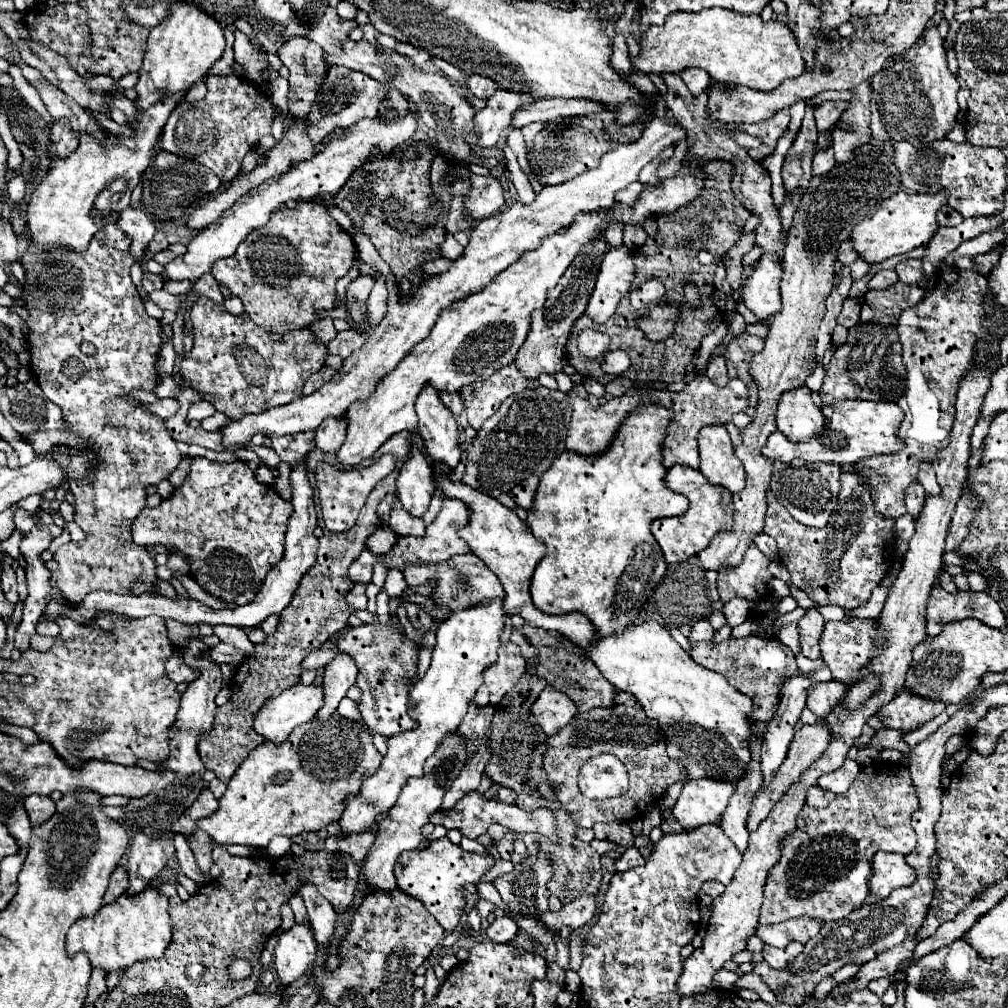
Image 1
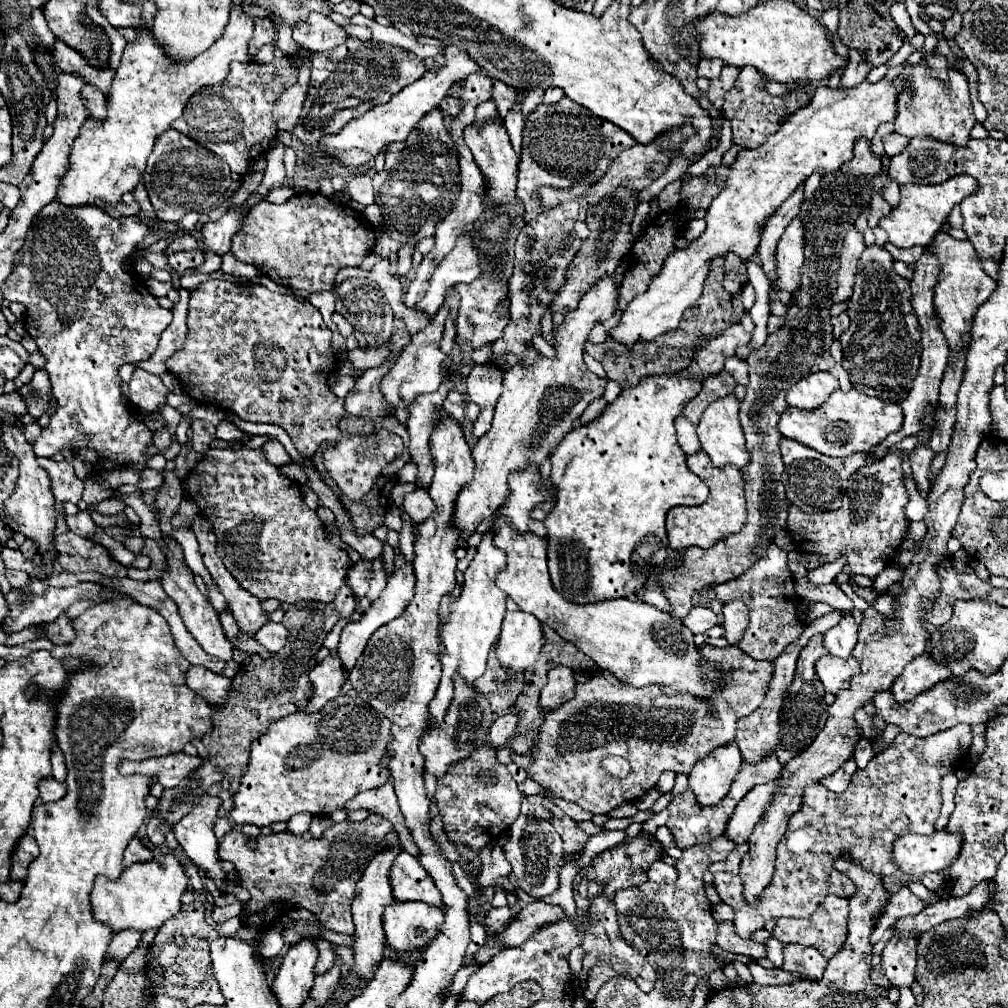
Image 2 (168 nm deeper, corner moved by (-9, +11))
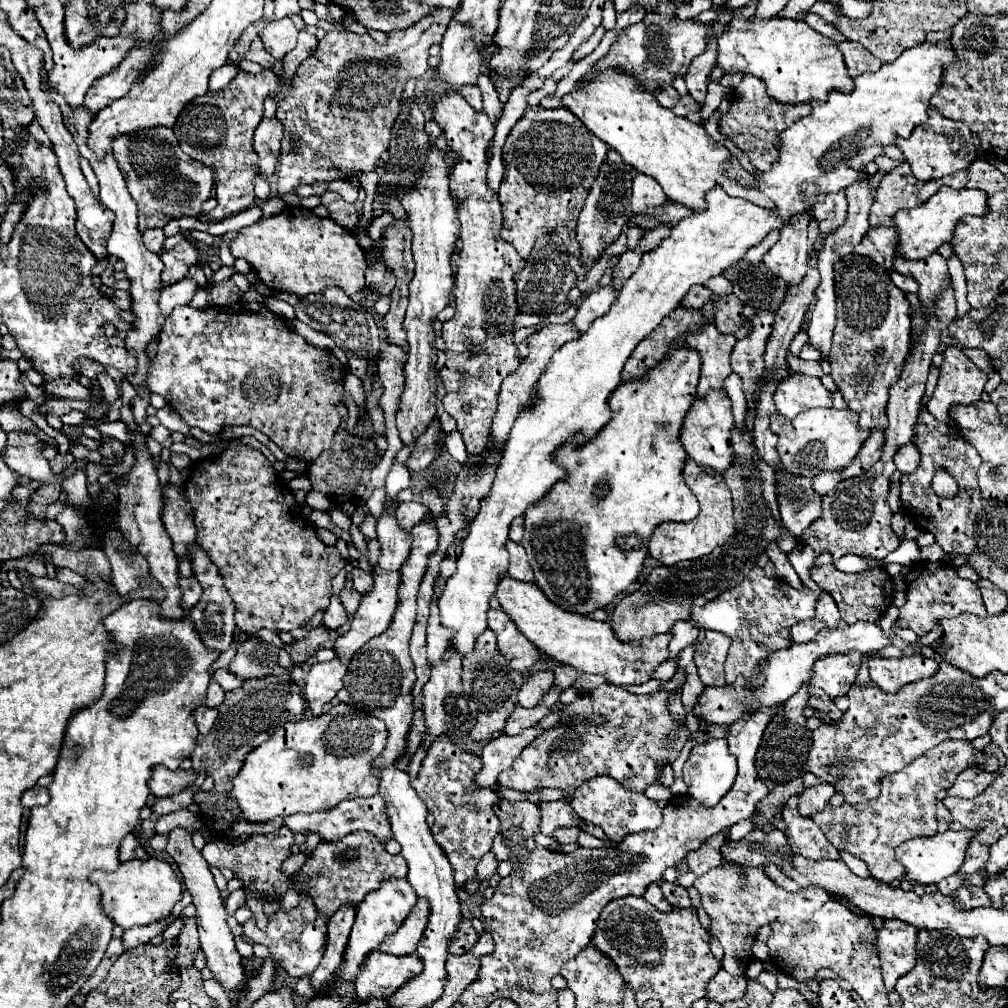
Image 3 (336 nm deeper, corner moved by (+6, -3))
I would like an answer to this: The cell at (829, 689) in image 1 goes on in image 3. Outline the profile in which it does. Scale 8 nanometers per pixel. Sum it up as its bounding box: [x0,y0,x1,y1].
[810,650,862,698]

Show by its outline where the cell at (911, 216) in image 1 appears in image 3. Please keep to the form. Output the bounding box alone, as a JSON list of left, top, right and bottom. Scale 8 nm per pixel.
[894,188,988,260]

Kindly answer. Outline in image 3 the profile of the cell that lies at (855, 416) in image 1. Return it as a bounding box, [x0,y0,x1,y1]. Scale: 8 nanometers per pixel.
[770,408,870,478]

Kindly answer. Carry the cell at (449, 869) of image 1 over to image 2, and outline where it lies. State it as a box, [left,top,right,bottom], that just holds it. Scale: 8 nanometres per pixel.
[391,852,443,908]

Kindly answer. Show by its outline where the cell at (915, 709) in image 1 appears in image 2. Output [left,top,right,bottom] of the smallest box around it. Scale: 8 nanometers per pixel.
[891,652,951,704]

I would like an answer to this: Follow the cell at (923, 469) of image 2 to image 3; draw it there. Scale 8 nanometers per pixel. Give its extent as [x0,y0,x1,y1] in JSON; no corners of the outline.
[894,442,920,474]

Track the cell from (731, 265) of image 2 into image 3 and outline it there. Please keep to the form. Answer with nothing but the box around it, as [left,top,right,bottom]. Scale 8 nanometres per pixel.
[680,286,712,308]

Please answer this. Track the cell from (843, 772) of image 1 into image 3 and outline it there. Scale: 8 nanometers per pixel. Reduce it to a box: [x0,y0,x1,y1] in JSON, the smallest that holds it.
[798,784,836,818]

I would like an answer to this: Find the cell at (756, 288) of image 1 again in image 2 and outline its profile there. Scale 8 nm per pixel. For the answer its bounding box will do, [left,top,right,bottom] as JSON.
[771,218,803,292]

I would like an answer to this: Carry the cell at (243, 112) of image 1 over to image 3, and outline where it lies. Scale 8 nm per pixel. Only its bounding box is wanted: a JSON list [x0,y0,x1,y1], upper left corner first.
[174,70,276,222]

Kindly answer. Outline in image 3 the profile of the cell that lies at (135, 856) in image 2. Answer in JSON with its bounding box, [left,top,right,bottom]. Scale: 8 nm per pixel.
[120,834,148,862]

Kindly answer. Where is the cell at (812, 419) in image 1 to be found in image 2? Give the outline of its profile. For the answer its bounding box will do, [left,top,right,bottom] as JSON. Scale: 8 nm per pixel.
[785,372,839,410]

